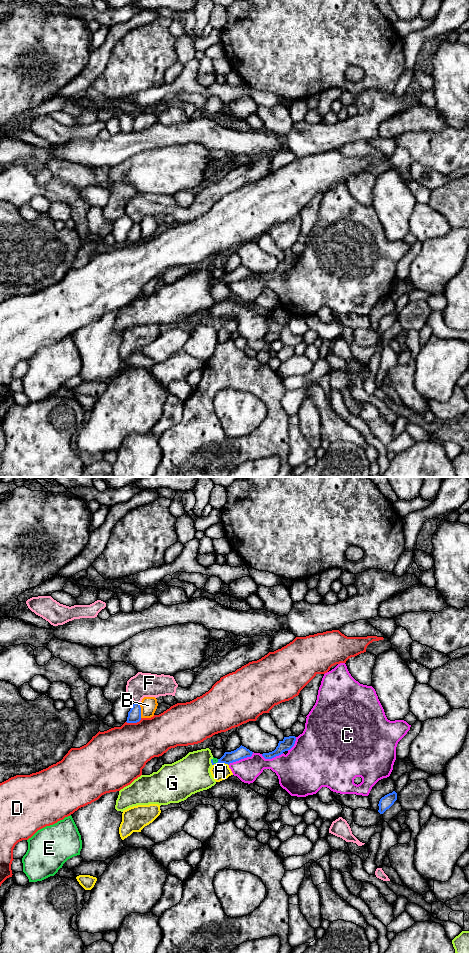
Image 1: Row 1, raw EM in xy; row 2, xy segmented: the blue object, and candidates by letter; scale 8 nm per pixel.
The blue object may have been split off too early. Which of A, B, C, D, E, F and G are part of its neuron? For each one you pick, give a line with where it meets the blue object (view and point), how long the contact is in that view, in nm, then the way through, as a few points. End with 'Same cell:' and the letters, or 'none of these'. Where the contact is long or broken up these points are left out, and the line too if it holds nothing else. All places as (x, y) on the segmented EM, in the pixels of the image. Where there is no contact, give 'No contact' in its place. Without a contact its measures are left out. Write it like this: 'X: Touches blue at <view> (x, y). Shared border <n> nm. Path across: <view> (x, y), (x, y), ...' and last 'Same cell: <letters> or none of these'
E: Touches blue at xy (215, 763). Shared border 70 nm
Same cell: E

